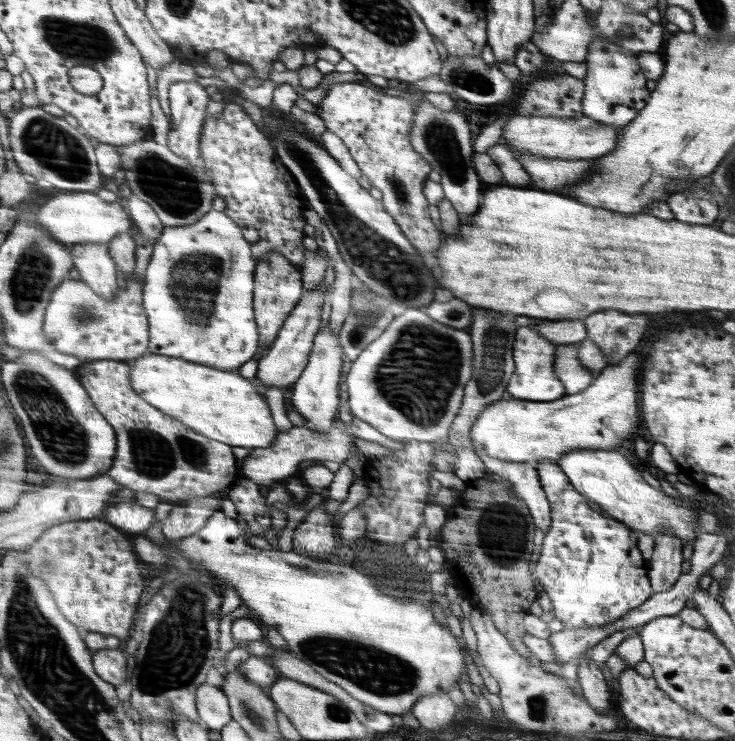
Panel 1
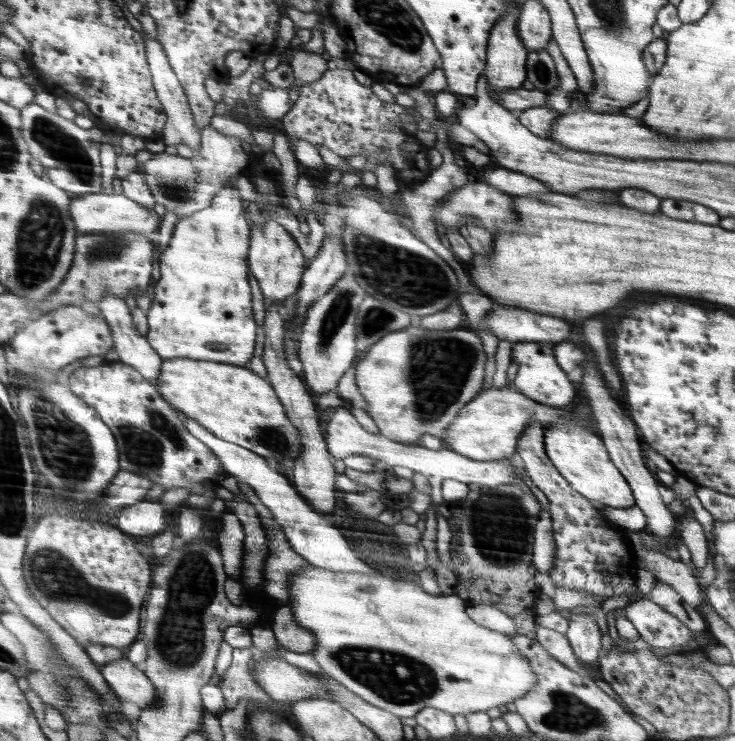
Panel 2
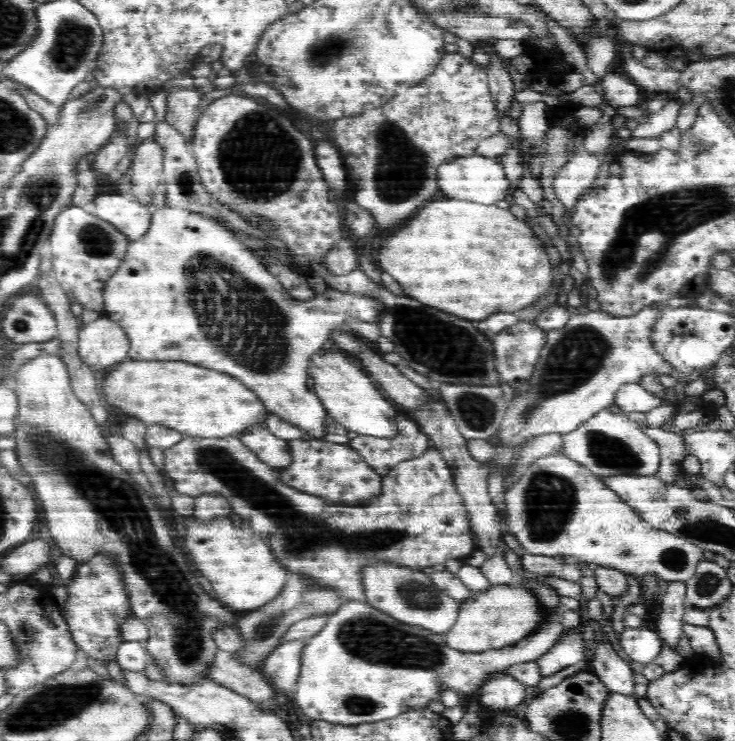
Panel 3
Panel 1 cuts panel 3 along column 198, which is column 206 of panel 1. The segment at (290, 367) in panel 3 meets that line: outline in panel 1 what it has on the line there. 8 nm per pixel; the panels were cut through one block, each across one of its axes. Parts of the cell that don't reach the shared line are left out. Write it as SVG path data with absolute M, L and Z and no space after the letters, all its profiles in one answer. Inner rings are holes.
M209 212L205 218L201 218L197 224L191 226L177 226L177 228L165 228L163 236L157 240L157 244L153 244L153 256L151 262L147 266L147 278L145 278L145 306L147 306L147 314L151 318L151 354L159 354L159 356L173 356L173 358L183 358L195 364L205 364L211 368L219 368L219 370L239 370L243 368L243 364L255 360L259 348L261 348L261 332L259 332L259 322L257 322L257 314L255 314L255 272L259 268L259 260L253 256L253 242L245 240L243 236L243 228L231 220L225 212Z

